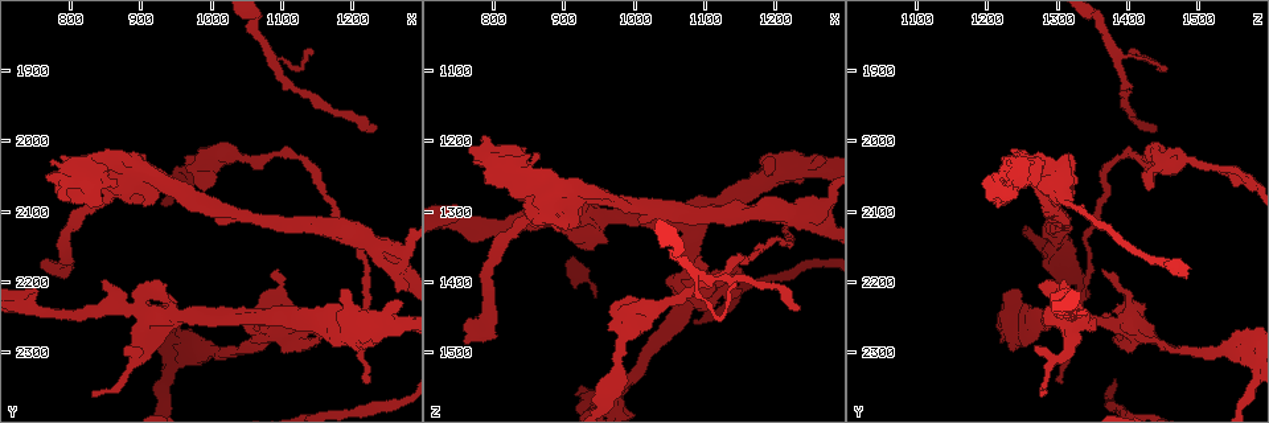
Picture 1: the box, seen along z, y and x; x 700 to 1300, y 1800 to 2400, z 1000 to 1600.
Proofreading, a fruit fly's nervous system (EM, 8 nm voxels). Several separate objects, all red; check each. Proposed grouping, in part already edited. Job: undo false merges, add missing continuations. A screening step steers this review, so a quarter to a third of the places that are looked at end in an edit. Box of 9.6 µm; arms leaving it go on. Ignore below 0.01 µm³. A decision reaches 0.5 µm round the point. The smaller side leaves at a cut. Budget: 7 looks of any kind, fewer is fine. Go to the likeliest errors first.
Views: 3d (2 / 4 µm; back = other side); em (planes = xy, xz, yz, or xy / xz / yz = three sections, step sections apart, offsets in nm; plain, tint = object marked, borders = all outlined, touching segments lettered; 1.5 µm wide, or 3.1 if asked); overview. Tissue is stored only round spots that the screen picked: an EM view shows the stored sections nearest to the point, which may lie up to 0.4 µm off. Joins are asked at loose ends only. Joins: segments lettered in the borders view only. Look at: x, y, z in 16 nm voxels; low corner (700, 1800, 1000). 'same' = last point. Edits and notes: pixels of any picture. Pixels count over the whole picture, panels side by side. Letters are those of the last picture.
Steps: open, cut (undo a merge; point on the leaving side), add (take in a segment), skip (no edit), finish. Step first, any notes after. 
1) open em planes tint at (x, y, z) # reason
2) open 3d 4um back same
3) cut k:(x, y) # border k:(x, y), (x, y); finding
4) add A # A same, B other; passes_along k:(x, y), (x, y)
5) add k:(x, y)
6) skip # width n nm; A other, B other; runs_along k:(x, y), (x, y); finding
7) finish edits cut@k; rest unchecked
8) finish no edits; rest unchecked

open em xy step 8 tint at (1225, 1985, 1440) # end of a long branch

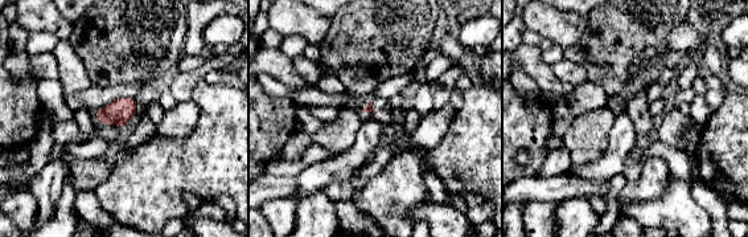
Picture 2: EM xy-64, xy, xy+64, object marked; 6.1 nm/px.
open em planes borders same # another direction

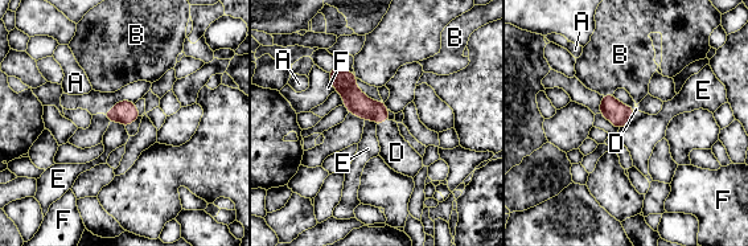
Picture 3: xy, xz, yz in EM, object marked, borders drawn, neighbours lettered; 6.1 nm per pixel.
add 3:(397, 152) # A other, B other, D same, E other, F other; the cell continues

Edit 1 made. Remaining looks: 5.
open overview

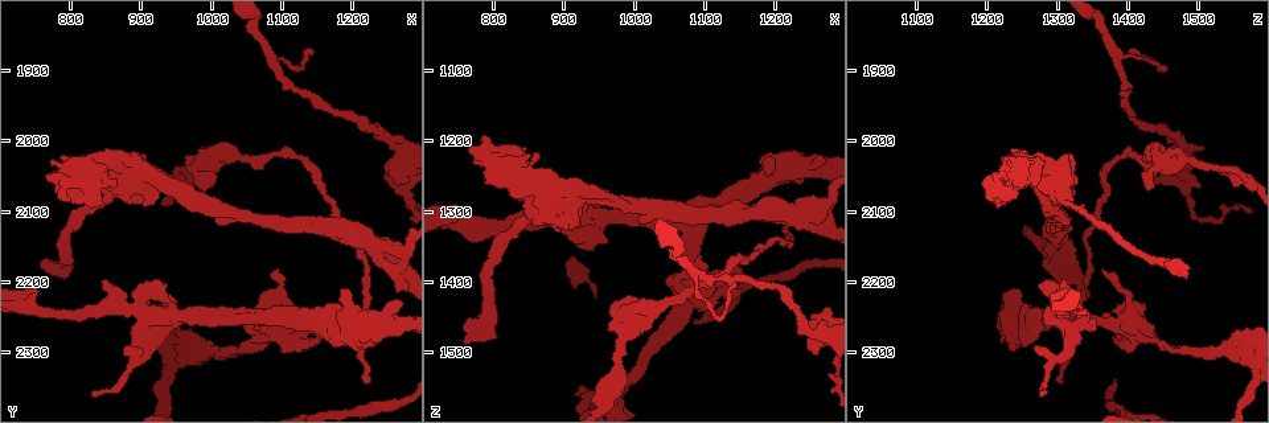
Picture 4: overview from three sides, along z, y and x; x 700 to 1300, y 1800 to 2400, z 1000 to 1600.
open em planes borders at (1220, 2345, 1305) # thin end

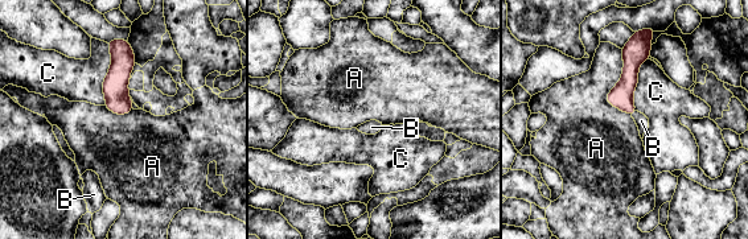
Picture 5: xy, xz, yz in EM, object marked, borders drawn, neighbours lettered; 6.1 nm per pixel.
add 5:(641, 120) # longest_contact A 420 nm; A other, B same, C other; passes_along 5:(621, 97), (633, 112), (641, 120); the cell continues

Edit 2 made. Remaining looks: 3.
open em xy step 4 tint at (1100, 2215, 1395) # sudden change in width

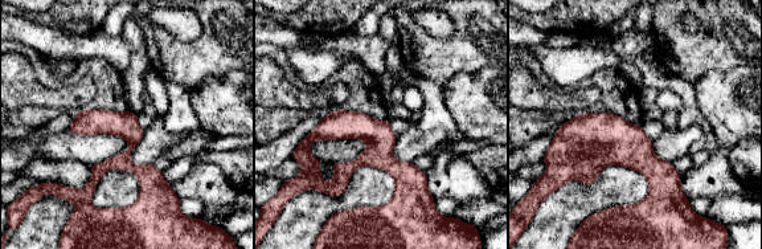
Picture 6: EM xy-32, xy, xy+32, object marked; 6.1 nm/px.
open em planes tint same # cut it another way

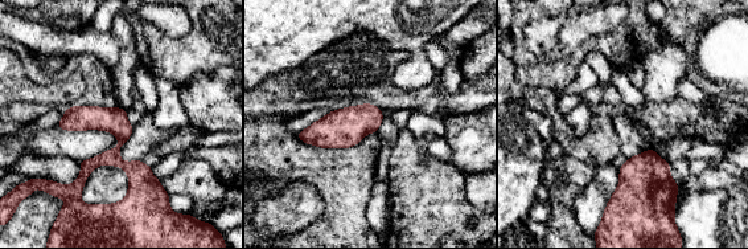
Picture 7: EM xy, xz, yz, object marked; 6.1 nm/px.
open em planes borders same

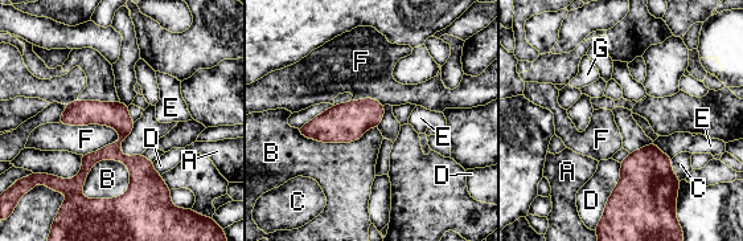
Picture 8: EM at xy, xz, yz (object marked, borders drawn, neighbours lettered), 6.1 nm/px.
skip # A other, B other, C other, D other, E other, F other, G other; all the same cell

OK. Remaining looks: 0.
finish edits add@3, add@5; rest unchecked

